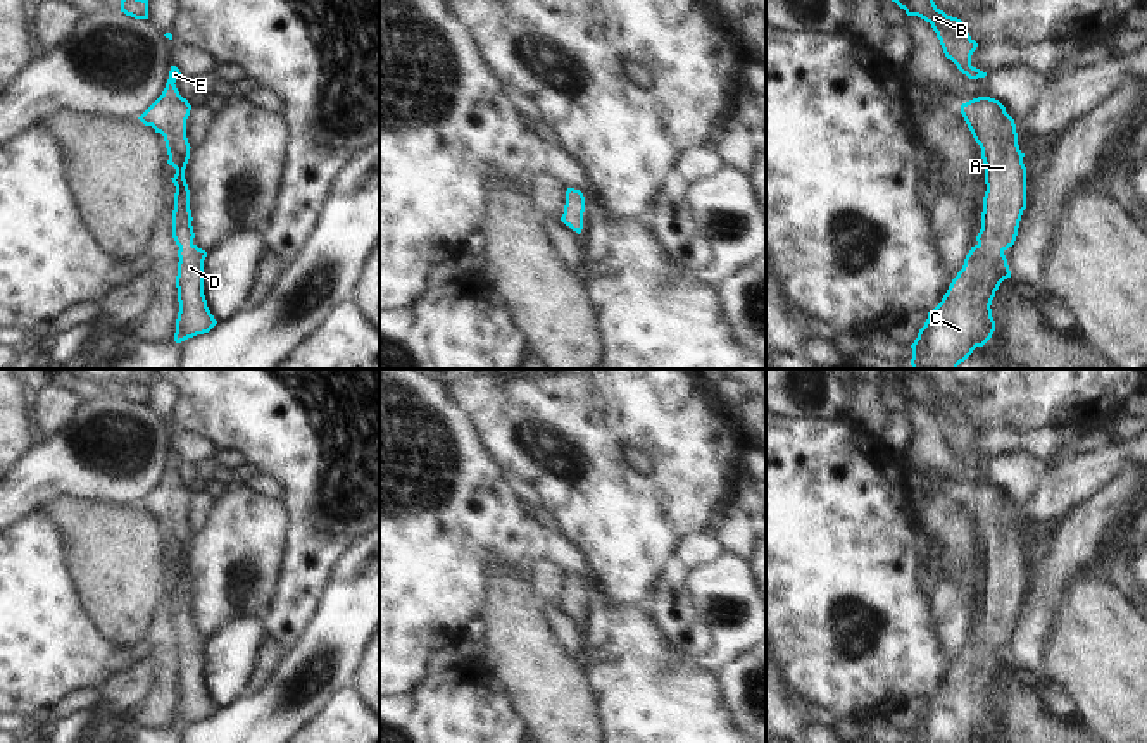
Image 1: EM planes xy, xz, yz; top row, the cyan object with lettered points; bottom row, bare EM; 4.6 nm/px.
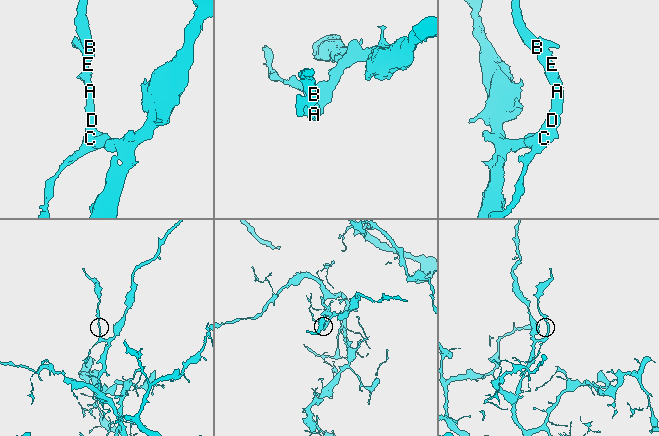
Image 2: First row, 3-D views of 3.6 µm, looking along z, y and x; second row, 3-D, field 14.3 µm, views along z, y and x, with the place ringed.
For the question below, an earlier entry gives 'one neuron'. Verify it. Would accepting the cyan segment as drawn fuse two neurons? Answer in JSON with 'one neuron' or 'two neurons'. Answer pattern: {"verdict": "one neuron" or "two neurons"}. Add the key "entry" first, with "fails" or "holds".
{"entry": "holds", "verdict": "one neuron"}

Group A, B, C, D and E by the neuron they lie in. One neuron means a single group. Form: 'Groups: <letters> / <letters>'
Groups: A B C D E

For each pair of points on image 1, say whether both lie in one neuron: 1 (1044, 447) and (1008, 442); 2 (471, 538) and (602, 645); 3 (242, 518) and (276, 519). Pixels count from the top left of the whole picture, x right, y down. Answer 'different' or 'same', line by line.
1: same
2: same
3: same

